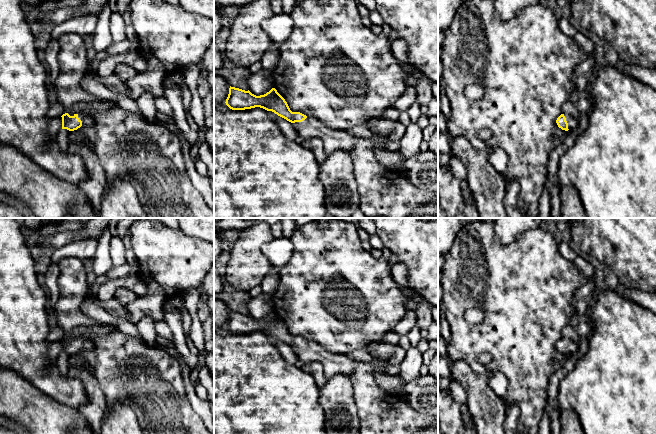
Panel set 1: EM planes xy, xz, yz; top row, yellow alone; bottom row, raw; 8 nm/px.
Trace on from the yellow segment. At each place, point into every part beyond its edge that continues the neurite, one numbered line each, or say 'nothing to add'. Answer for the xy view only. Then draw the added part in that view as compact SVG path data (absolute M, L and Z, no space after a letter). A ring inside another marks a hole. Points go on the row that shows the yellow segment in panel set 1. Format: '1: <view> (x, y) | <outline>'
1: xy (85, 118) | M77 113L79 120L82 121L82 125L91 125L93 123L92 118L86 113Z

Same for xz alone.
1: xz (333, 140) | M307 117L302 122L293 123L293 126L299 134L299 140L309 138L321 139L327 155L336 150L350 152L354 147L356 136L346 131L330 129L317 119Z

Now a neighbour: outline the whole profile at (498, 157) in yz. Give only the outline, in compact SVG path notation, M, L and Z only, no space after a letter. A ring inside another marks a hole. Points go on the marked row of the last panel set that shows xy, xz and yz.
M495 147L495 149L488 154L488 160L497 171L504 172L508 165L509 157L502 148Z

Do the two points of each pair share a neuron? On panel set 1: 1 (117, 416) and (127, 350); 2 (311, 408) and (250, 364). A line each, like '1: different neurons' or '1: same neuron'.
1: different neurons
2: same neuron

